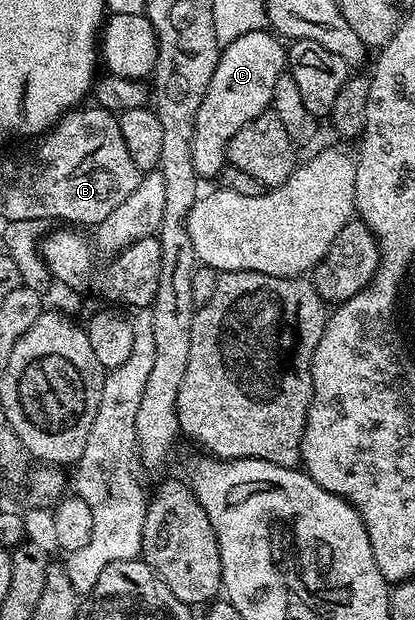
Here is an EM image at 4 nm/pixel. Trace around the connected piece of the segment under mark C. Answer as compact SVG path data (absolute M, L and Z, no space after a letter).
M270 30L241 34L241 38L222 45L217 70L213 70L209 90L201 98L197 122L193 122L193 170L200 178L218 177L219 171L228 167L227 147L233 134L270 109L273 86L285 71L286 62L284 41Z

